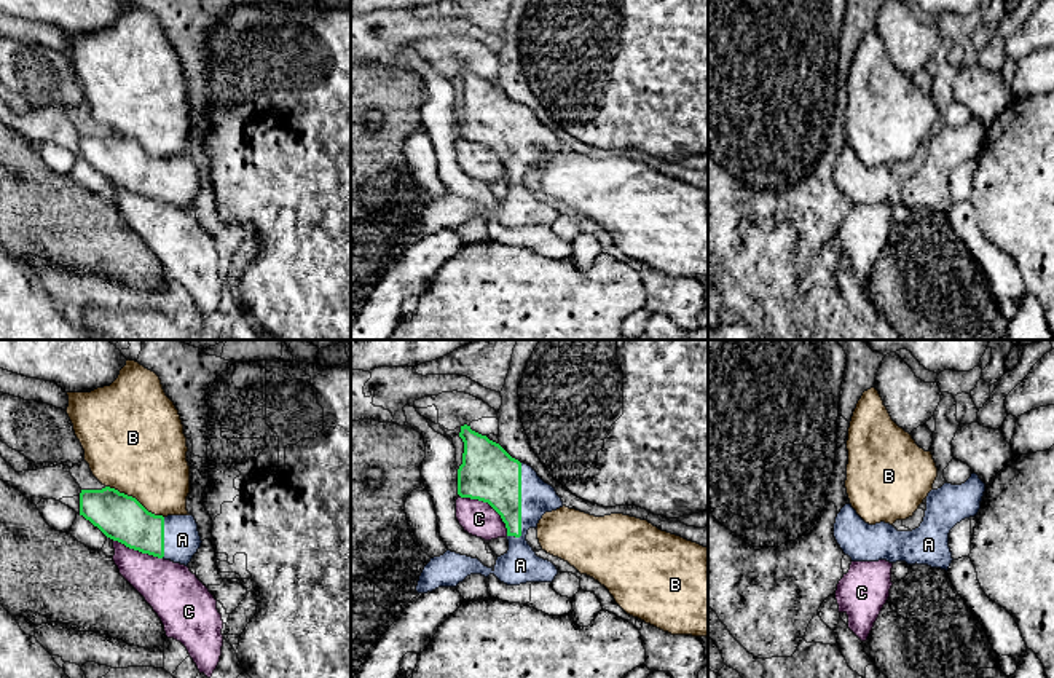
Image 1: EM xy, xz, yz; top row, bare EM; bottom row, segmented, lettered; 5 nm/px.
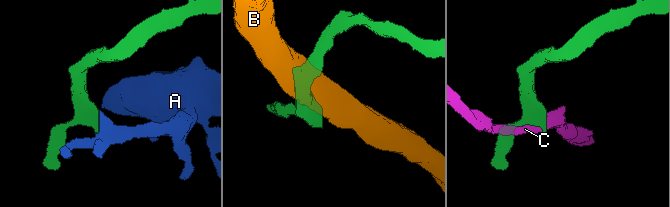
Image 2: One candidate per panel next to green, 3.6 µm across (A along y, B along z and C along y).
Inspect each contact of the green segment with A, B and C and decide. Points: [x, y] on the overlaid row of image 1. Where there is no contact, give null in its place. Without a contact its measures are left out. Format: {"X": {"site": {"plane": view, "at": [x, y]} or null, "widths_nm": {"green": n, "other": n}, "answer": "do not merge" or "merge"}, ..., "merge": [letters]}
{"A": {"site": {"plane": "xz", "at": [520, 501]}, "widths_nm": {"green": 280, "other": 160}, "answer": "merge"}, "B": {"site": {"plane": "xy", "at": [134, 498]}, "widths_nm": {"green": 240, "other": 480}, "answer": "do not merge"}, "C": {"site": {"plane": "xz", "at": [490, 504]}, "widths_nm": {"green": 280, "other": 180}, "answer": "do not merge"}, "merge": ["A"]}

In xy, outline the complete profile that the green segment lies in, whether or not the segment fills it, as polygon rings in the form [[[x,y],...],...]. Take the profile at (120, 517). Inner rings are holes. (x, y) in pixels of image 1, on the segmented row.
[[[110,487],[81,490],[80,515],[129,549],[185,566],[203,542],[193,515],[155,515]]]

